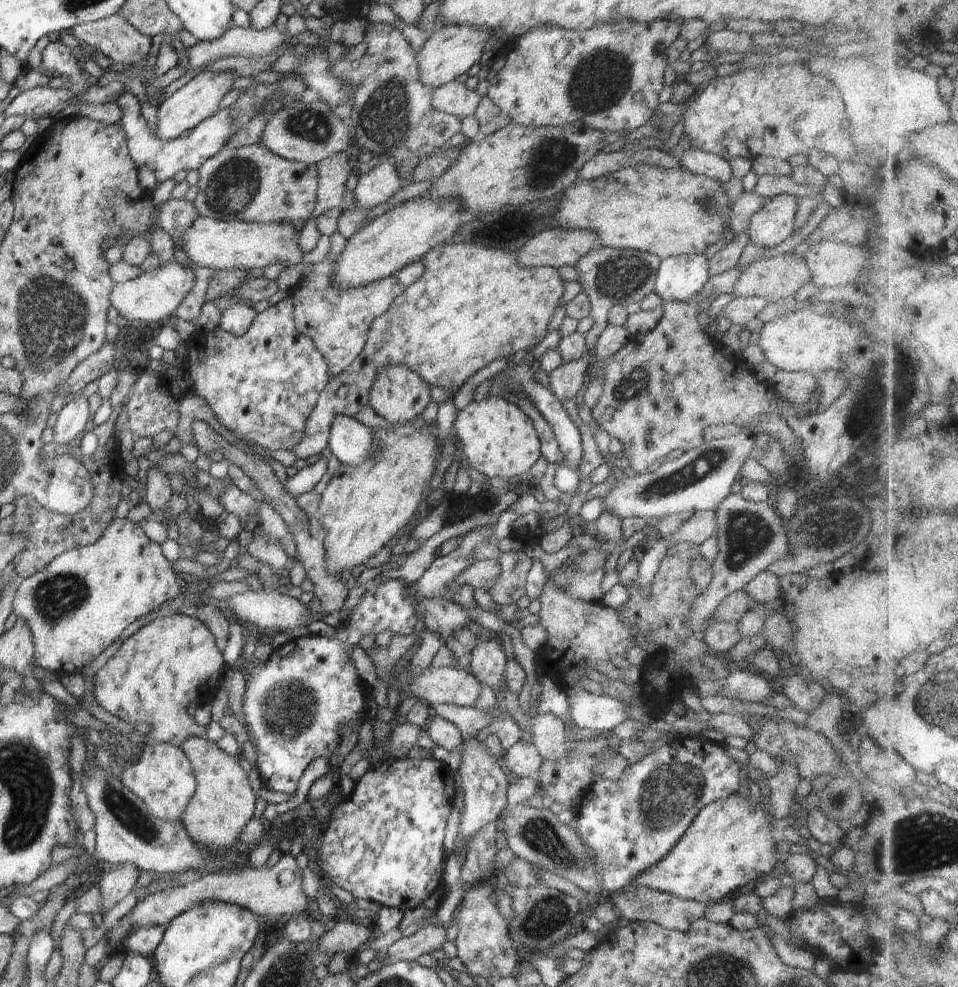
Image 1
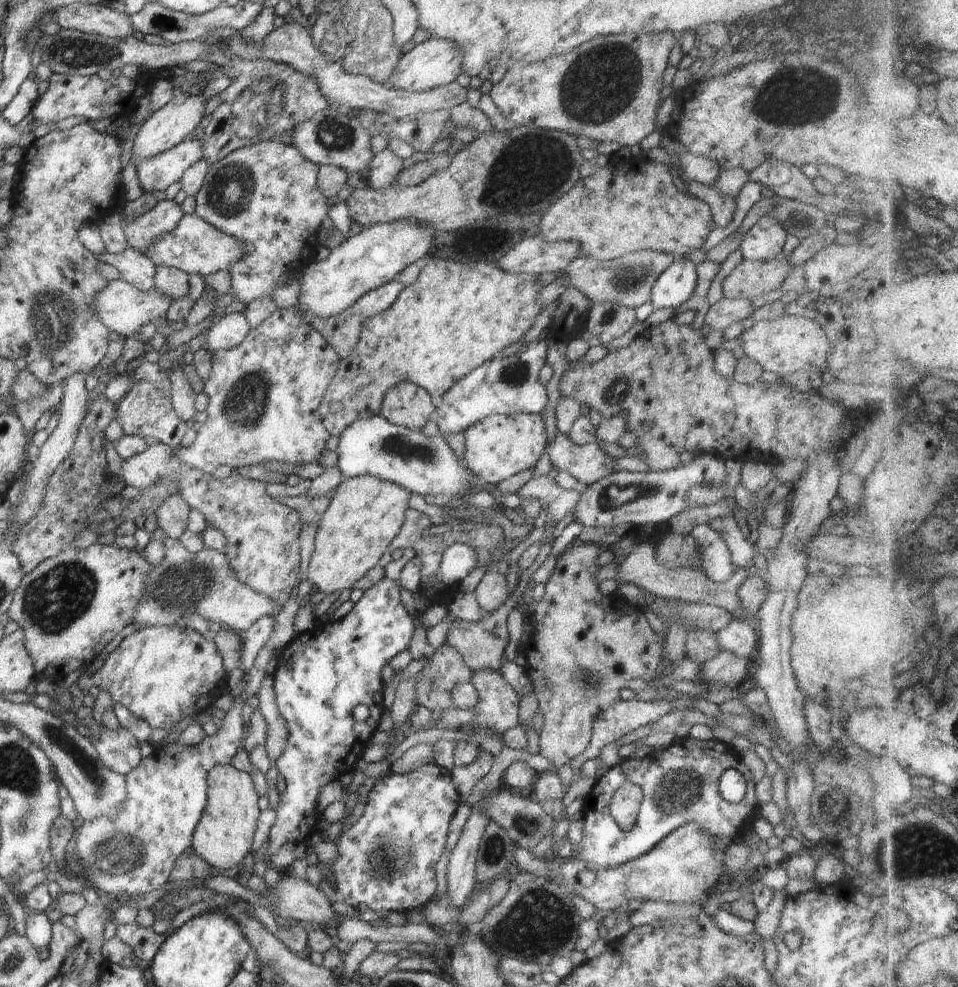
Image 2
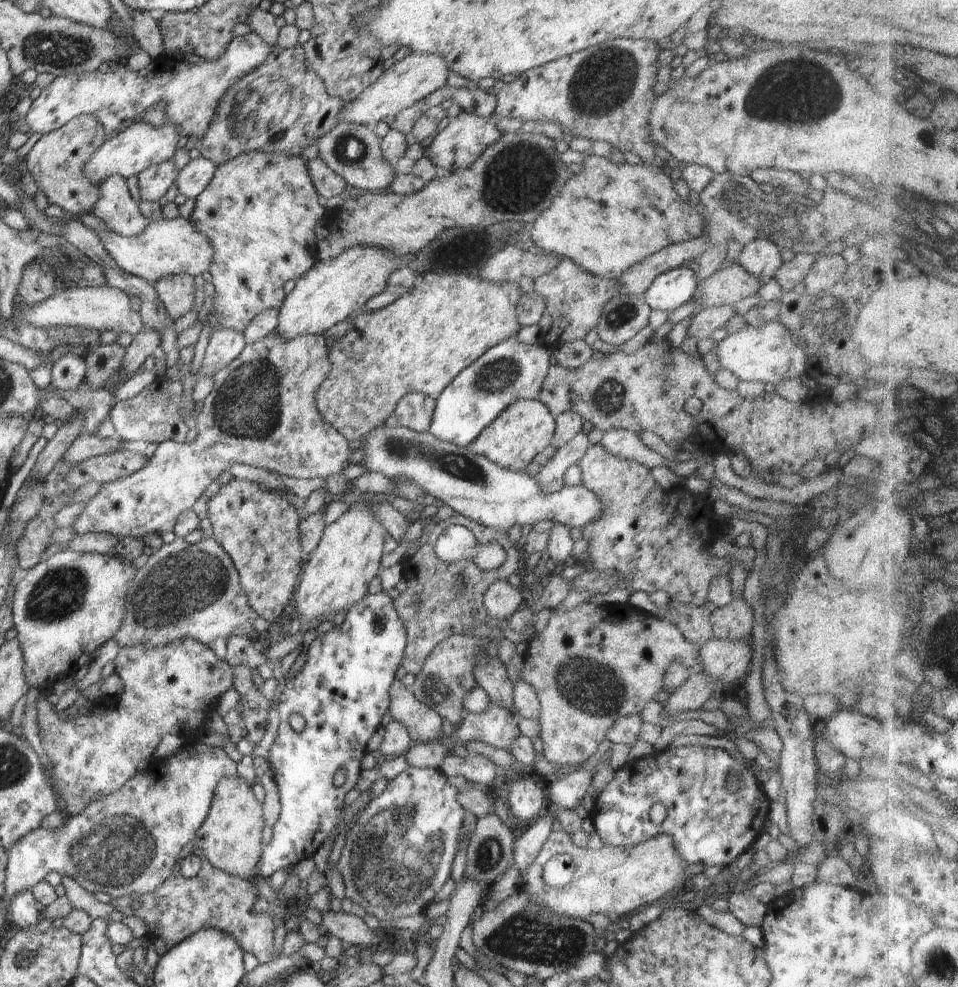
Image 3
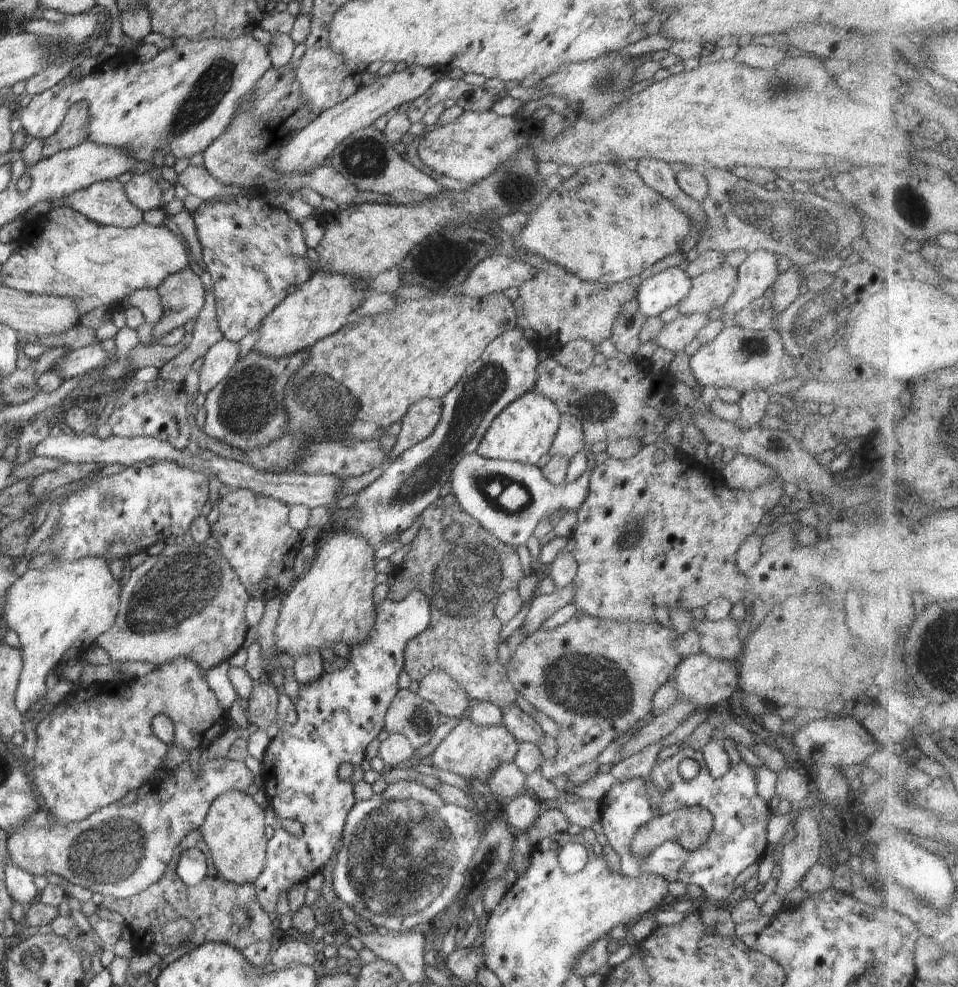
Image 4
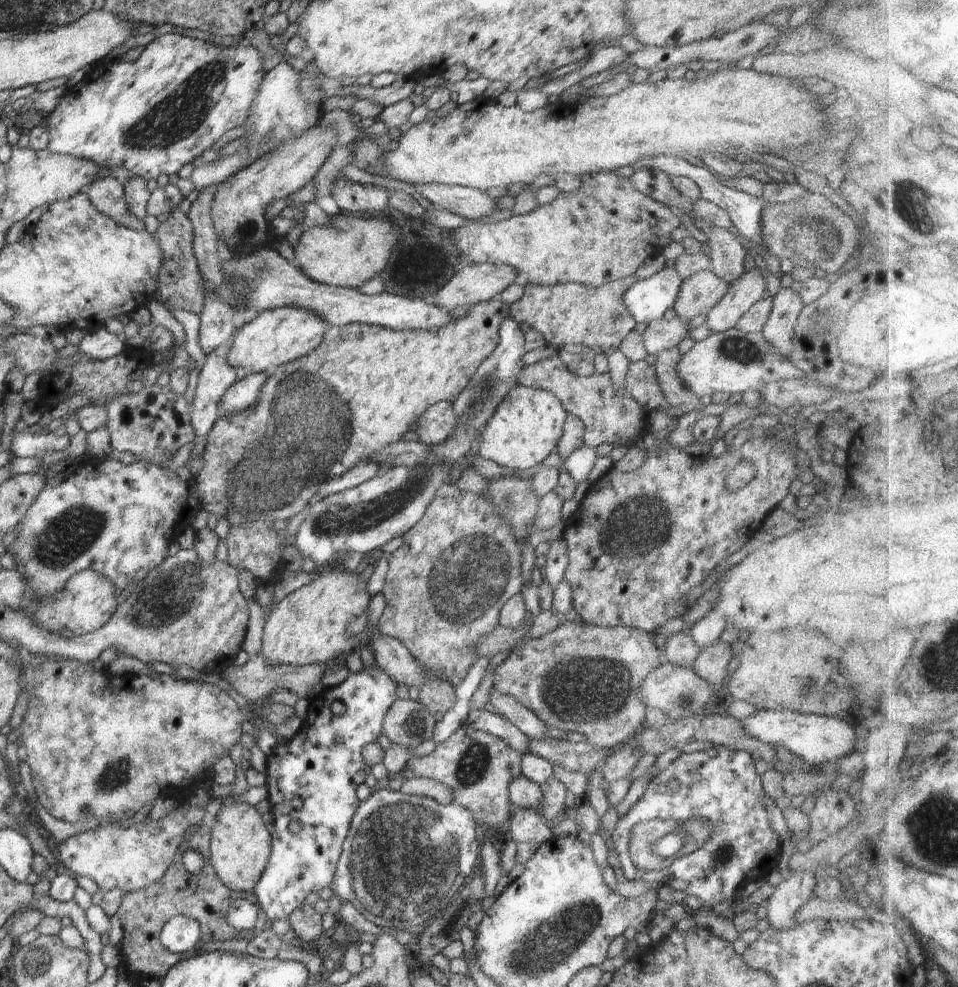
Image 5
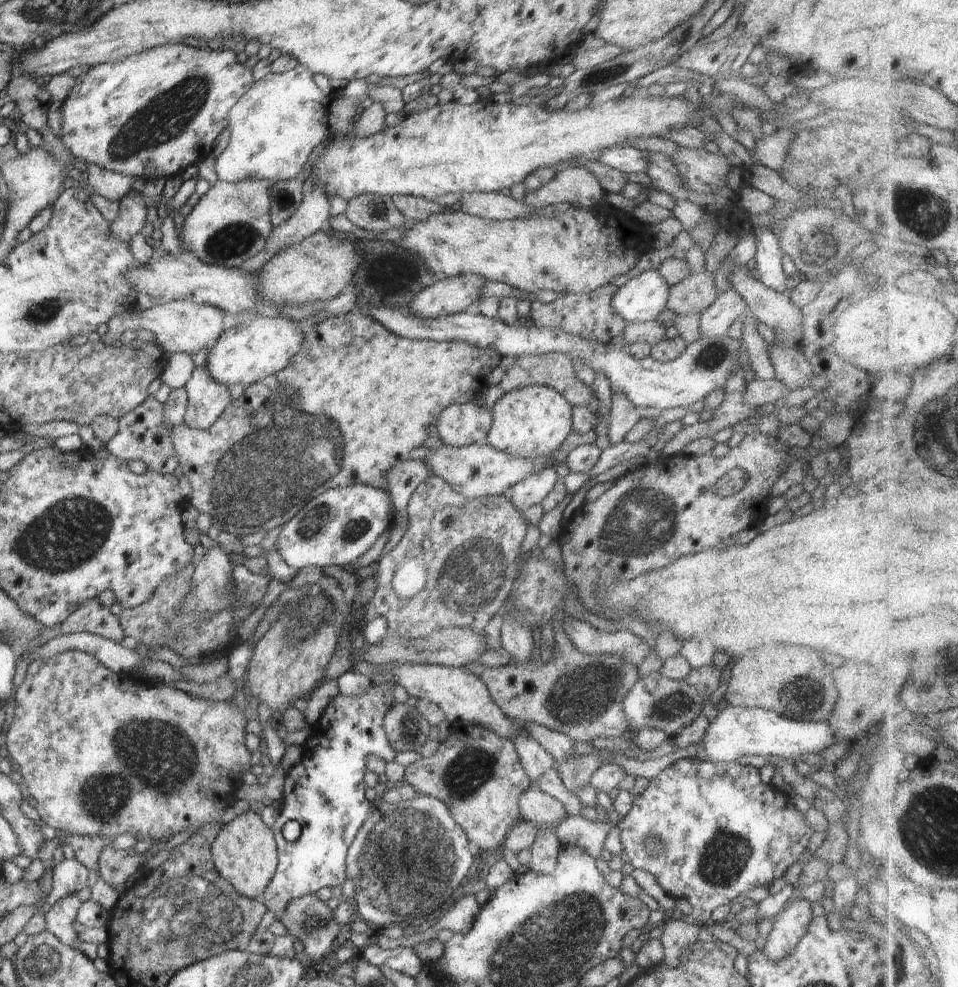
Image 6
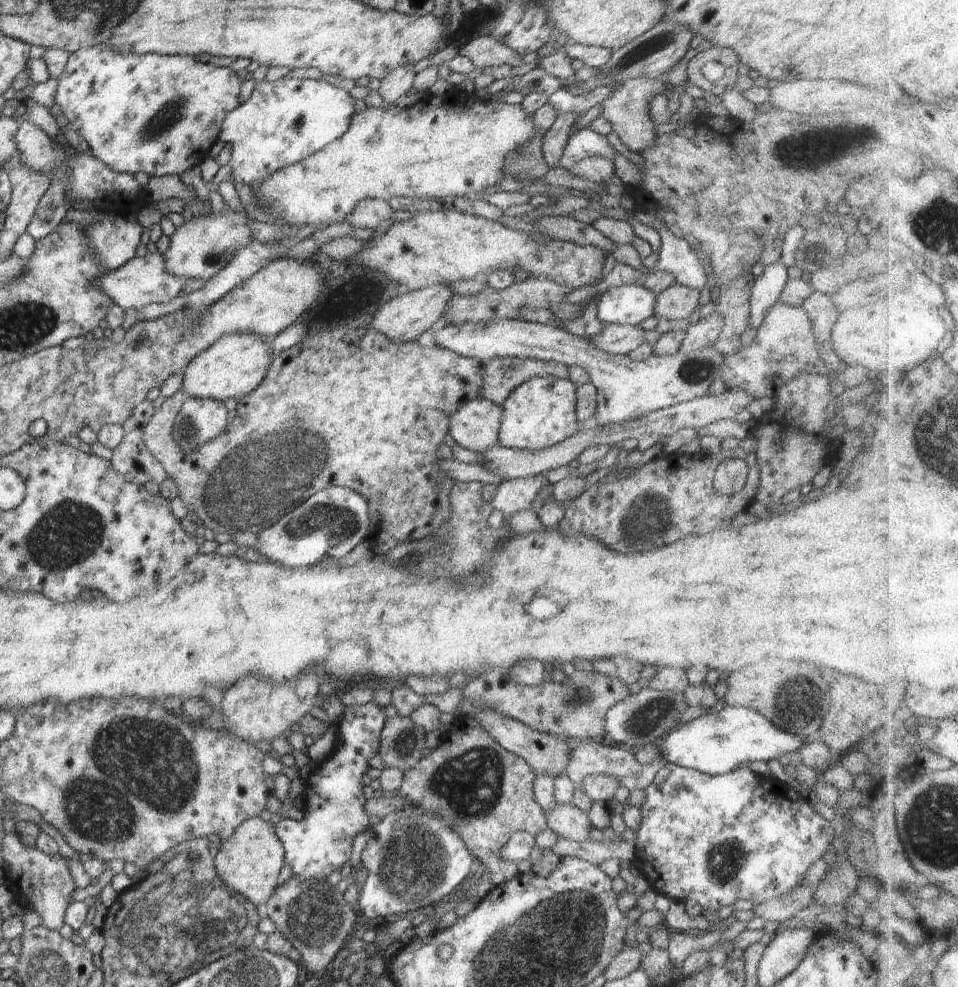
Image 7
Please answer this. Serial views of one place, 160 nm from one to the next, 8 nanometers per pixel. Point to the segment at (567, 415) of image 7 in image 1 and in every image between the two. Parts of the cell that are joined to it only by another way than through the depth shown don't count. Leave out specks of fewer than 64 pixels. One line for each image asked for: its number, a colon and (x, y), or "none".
1: (498, 439)
2: (498, 446)
3: (526, 427)
4: (523, 432)
5: (525, 428)
6: (533, 421)

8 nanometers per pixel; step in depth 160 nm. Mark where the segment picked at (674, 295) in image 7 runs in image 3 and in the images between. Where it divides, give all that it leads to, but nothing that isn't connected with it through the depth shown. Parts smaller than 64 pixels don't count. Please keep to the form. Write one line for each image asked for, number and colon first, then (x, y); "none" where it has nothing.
3: (732, 283)
4: (712, 289)
5: (698, 294)
6: (696, 293)

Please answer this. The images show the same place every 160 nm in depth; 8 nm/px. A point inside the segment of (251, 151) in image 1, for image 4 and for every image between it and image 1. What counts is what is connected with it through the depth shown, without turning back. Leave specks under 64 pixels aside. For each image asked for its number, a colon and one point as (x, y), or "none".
2: (265, 194)
3: (259, 211)
4: (253, 247)

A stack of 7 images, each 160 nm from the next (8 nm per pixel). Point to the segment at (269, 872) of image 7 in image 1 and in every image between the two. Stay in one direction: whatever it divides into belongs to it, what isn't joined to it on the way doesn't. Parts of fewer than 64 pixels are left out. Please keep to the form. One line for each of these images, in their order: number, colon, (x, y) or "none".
1: (223, 803)
2: (224, 835)
3: (231, 836)
4: (233, 829)
5: (240, 845)
6: (244, 852)

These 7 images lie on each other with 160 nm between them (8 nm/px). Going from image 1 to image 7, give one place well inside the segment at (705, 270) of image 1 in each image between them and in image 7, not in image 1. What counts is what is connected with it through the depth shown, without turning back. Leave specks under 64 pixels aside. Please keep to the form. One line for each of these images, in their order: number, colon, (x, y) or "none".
2: (672, 288)
3: (671, 289)
4: (667, 288)
5: (648, 299)
6: (643, 298)
7: (631, 304)

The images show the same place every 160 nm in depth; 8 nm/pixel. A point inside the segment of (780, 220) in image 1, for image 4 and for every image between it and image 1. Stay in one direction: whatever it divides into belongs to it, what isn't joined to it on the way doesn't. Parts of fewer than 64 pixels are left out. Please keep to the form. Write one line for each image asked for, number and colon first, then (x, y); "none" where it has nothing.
2: (764, 240)
3: (761, 257)
4: (758, 272)

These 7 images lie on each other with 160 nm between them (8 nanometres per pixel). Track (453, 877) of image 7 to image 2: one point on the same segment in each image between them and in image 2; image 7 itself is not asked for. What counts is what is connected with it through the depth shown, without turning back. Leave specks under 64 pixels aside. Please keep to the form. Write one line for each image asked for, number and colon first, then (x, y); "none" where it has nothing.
2: (387, 860)
3: (397, 856)
4: (404, 855)
5: (405, 857)
6: (410, 859)

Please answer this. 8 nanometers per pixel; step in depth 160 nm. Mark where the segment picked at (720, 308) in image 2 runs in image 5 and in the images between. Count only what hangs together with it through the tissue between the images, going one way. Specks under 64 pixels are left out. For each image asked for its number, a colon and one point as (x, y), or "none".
3: (704, 323)
4: (676, 335)
5: (662, 334)

